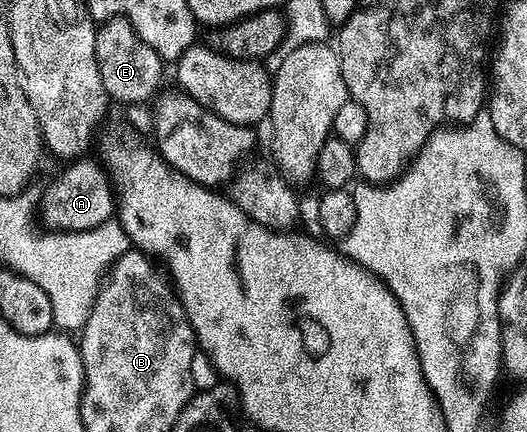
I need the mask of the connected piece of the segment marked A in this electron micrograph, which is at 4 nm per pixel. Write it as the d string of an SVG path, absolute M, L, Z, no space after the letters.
M90 157L74 159L69 167L49 188L40 202L40 210L54 231L90 231L110 222L115 215L115 184L110 172L105 171Z

